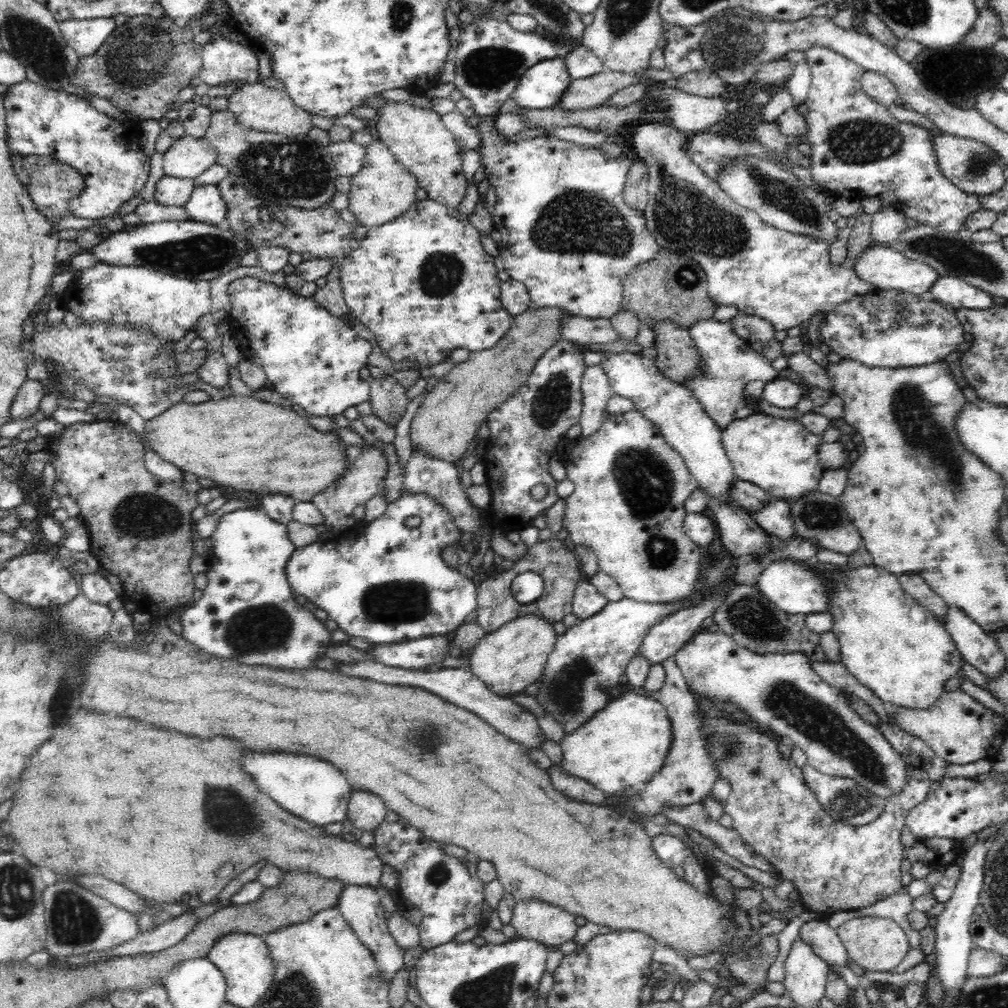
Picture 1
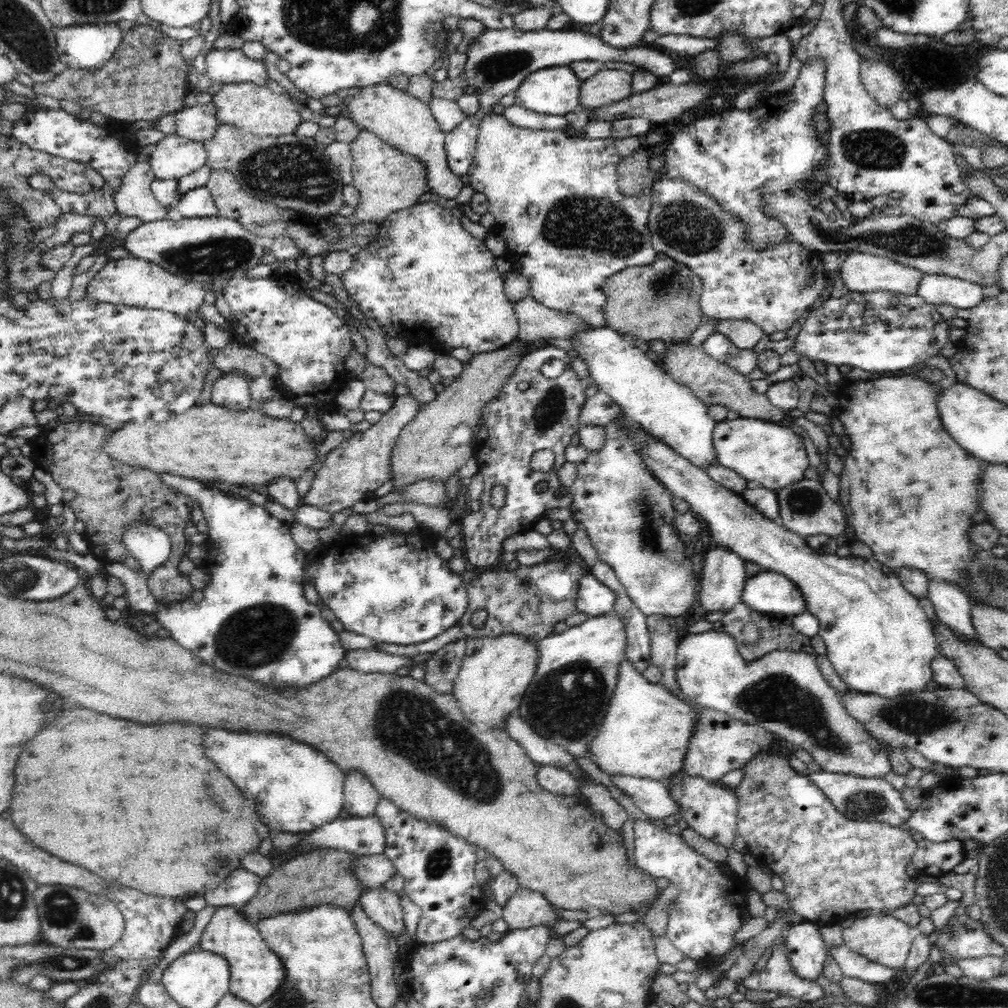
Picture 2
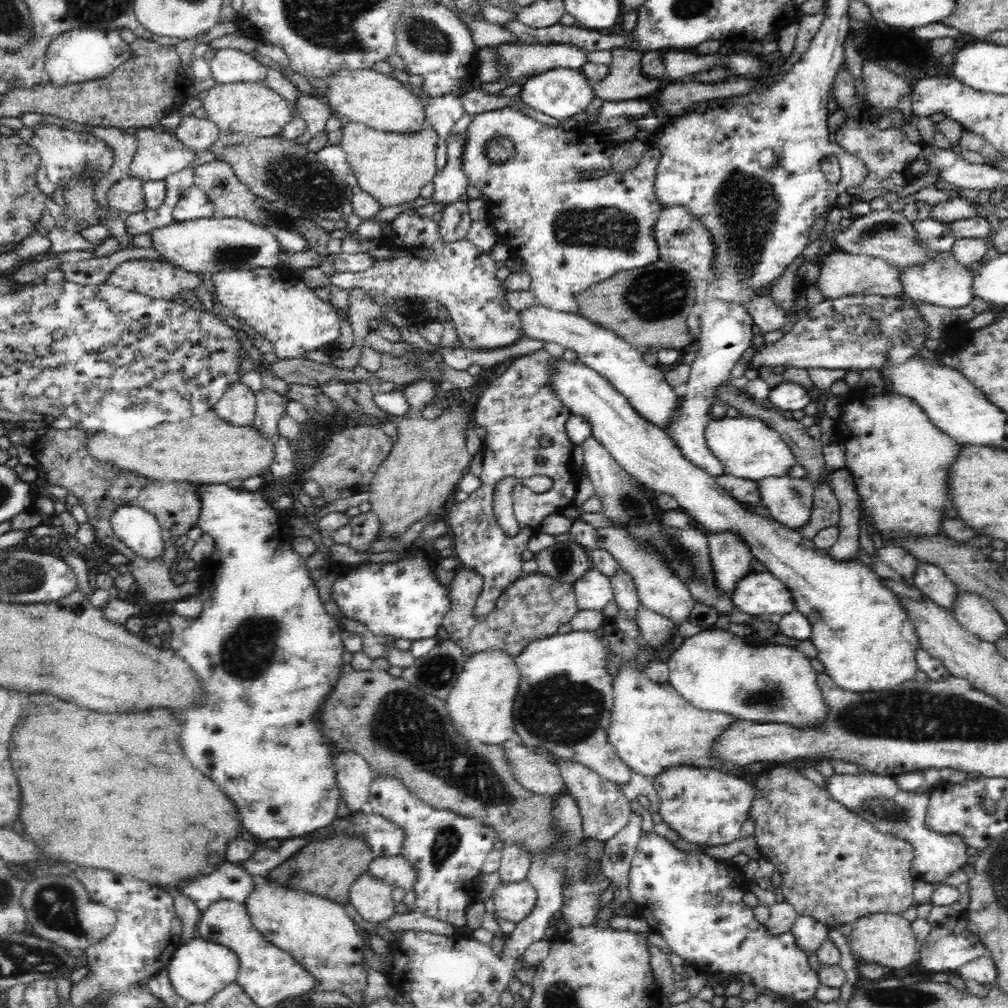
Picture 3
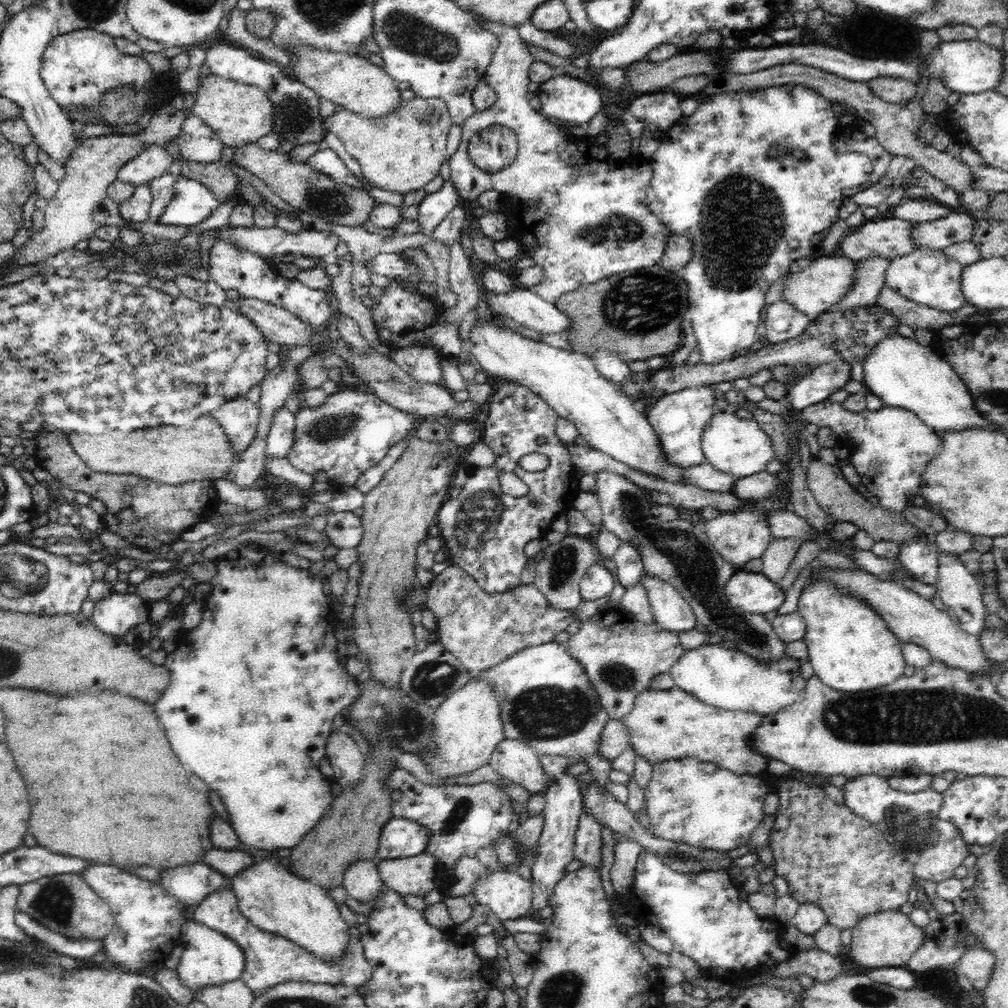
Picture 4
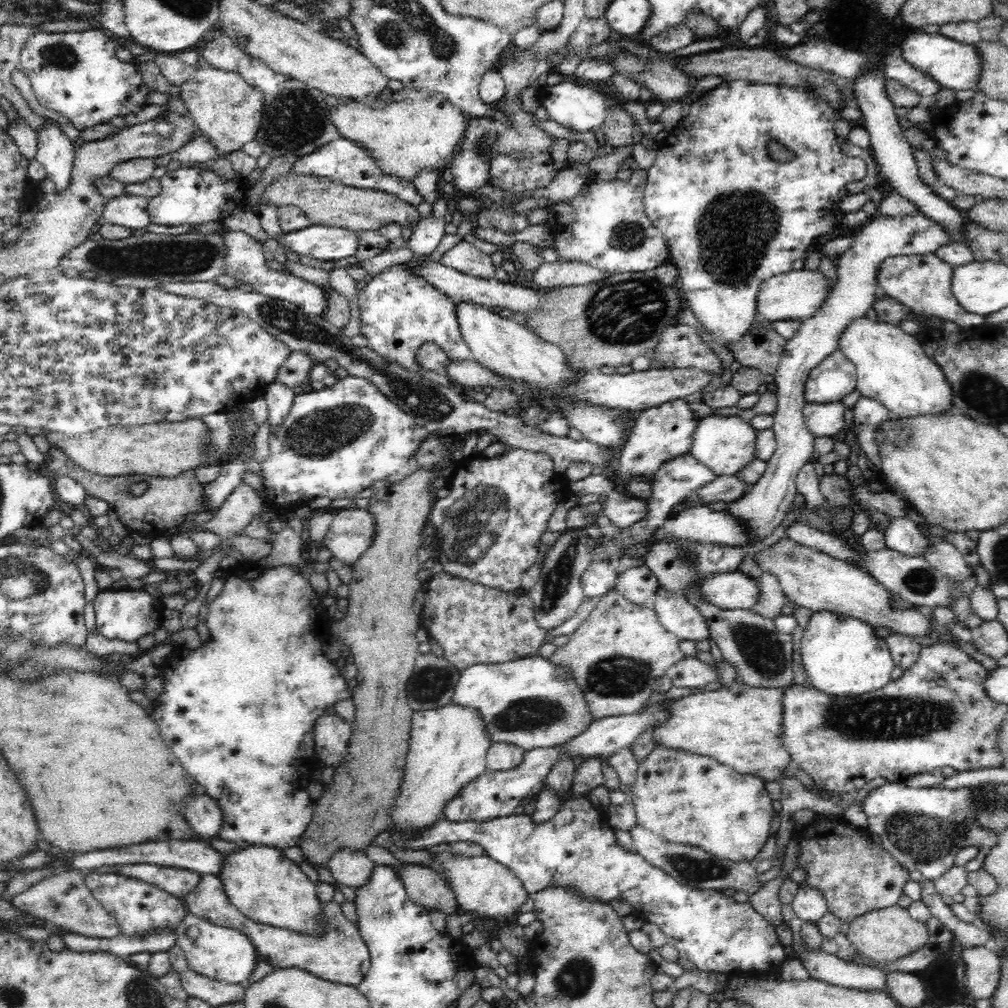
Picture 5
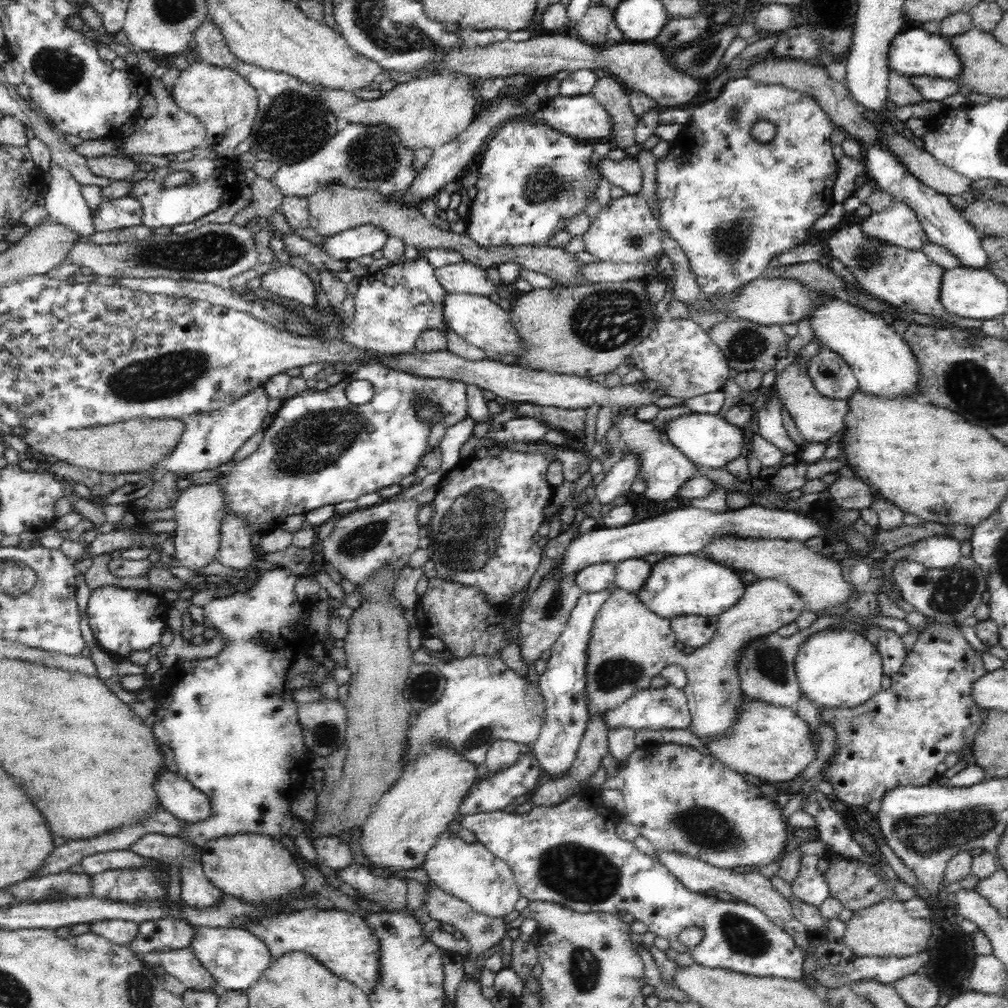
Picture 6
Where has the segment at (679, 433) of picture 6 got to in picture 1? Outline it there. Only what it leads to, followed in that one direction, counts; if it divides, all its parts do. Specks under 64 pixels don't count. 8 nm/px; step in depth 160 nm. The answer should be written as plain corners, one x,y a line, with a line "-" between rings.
753,412
749,416
741,419
734,419
724,430
721,431
722,444
730,459
731,468
734,469
734,476
740,480
751,482
764,489
773,498
782,498
786,501
798,500
806,492
814,492
818,489
818,484
822,474
826,470
818,461
818,446
824,442
822,436
810,433
801,417
778,418
778,416
768,415
764,412

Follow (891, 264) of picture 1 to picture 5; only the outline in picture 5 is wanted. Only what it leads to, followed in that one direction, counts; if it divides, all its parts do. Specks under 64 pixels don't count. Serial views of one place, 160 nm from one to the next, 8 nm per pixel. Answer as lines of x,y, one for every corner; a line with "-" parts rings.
792,269
790,272
767,278
766,282
762,282
758,286
756,309
770,323
776,322
775,320
803,321
814,316
814,313
822,306
832,289
830,280
818,269

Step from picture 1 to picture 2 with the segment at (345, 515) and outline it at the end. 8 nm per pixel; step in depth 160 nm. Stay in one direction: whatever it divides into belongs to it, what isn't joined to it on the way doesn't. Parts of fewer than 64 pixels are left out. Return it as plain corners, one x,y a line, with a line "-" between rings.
411,394
396,396
392,408
376,424
344,439
325,456
302,500
310,506
334,514
373,497
376,489
386,482
387,471
390,470
390,454
398,435
406,424
414,420
420,407
421,404

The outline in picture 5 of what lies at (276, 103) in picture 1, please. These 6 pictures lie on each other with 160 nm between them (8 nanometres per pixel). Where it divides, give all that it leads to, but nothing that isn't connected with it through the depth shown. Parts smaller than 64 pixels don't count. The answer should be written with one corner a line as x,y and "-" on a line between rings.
205,63
198,65
190,79
180,86
179,97
202,136
210,139
222,157
241,150
246,142
256,138
266,106
263,93
249,86
240,74
217,70

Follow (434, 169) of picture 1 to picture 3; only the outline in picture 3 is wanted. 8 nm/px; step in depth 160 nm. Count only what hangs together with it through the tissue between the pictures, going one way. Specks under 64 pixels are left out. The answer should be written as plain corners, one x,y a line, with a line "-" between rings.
373,69
336,71
324,96
343,121
361,123
372,130
410,134
426,122
422,101
392,76
378,74

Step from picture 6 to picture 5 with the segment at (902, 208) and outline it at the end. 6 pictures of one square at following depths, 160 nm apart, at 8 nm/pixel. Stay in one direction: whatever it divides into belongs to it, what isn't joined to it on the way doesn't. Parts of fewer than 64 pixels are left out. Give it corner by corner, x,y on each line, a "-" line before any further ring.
900,215
892,218
891,216
872,216
864,226
858,228
852,235
854,240
850,242
850,248
835,258
837,265
837,283
833,286
828,298
822,303
822,306
814,313
812,318
801,321
801,328
798,333
791,338
785,346
785,352
782,354
778,370
775,374
776,385
775,394
777,396
777,408
773,415
772,430
775,434
776,448
774,454
767,462
765,473
758,479
758,482
749,489
749,491
737,501
726,503
726,511
733,514
736,518
745,519
753,528
753,534
756,541
760,542
778,528
784,521
788,510
792,508
794,496
796,496
796,474
798,470
812,462
814,452
814,435
806,427
804,422
804,413
802,410
806,399
804,396
805,384
810,371
818,366
823,359
832,354
832,351
838,349
838,336
847,328
847,324
853,322
856,318
862,318
866,312
873,308
876,296
879,294
878,281
875,280
875,272
878,271
882,260
890,256
902,256
912,254
930,254
936,252
940,246
950,244
950,233
942,229
942,225
934,223
930,219
920,215

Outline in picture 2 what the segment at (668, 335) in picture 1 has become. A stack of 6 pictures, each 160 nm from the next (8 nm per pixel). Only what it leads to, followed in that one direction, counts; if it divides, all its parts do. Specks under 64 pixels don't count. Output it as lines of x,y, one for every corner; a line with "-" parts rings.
688,341
666,344
663,354
663,369
678,383
687,386
706,404
712,406
724,405
728,410
735,410
740,417
755,418
770,421
780,425
791,425
788,411
774,406
765,394
758,394
746,376
742,376
722,361
712,358
703,347
696,347

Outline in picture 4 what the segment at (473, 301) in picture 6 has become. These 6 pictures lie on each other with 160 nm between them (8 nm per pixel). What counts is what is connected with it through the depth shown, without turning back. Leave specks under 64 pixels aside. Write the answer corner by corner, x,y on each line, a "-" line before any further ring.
488,320
478,322
474,326
474,330
469,336
469,342
472,342
472,356
476,358
477,364
482,366
482,371
490,372
492,376
498,376
506,381
516,381
538,394
562,418
570,420
578,427
578,434
589,442
591,448
615,458
618,462
626,463
626,466
632,470
639,470
662,480
686,485
686,481
682,478
684,467
663,460
663,454
659,450
658,437
655,436
654,429
646,418
646,412
639,407
639,404
634,404
630,397
618,392
618,387
613,382
600,375
595,367
595,362
588,355
558,349
547,343
544,344
543,341
526,340
520,334
516,334
512,330
504,330

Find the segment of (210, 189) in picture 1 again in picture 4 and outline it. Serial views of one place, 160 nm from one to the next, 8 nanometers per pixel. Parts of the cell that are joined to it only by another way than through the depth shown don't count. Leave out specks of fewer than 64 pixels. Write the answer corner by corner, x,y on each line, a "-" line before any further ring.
181,176
175,183
174,197
156,222
170,226
194,226
206,220
219,205
213,190
204,187
198,180

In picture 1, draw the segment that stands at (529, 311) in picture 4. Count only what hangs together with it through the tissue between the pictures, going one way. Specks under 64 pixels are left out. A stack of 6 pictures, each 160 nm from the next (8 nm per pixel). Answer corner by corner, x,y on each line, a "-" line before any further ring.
640,352
608,353
609,357
599,365
613,394
634,401
634,408
642,413
642,417
658,426
666,443
680,453
700,489
711,498
731,502
730,484
736,480
736,476
722,444
721,430
706,414
689,387
662,376
655,361

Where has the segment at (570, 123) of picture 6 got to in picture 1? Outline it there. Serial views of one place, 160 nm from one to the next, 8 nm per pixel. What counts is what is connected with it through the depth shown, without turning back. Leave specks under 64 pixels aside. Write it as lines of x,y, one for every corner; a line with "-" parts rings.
554,58
526,70
511,98
523,109
554,110
570,84
565,58

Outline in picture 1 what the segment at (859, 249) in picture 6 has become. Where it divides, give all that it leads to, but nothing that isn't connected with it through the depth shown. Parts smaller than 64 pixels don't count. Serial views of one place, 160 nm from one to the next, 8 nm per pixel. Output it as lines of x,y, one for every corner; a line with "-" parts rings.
939,276
928,291
930,291
934,300
946,302
955,309
988,310
994,304
990,293
972,286
961,278
951,276

